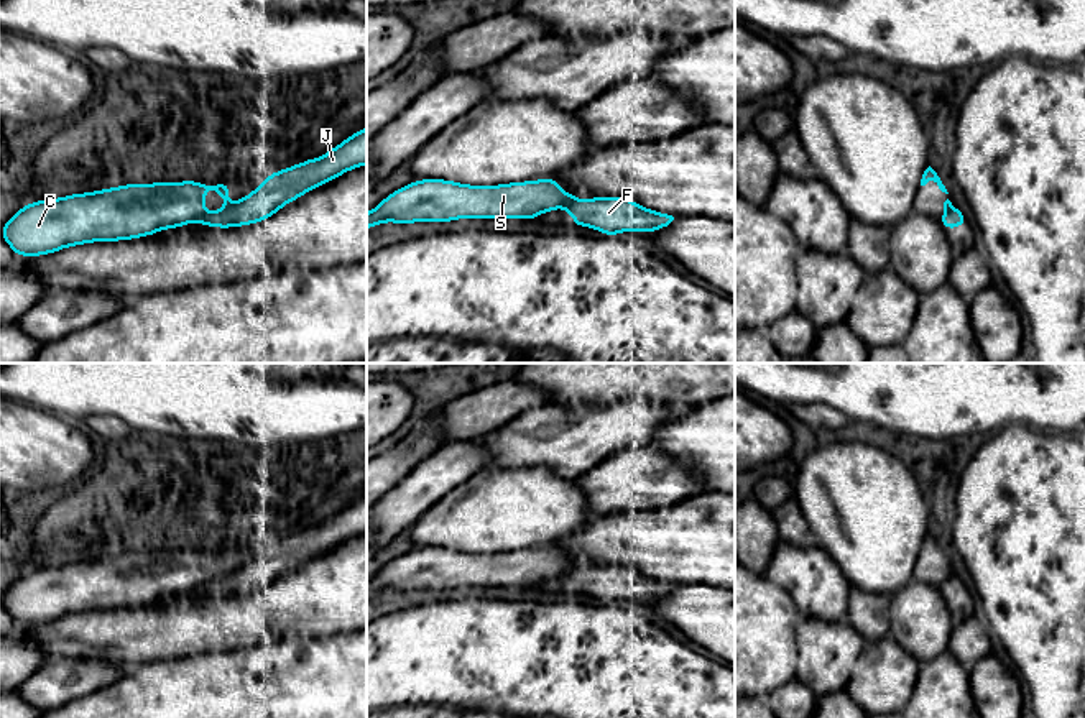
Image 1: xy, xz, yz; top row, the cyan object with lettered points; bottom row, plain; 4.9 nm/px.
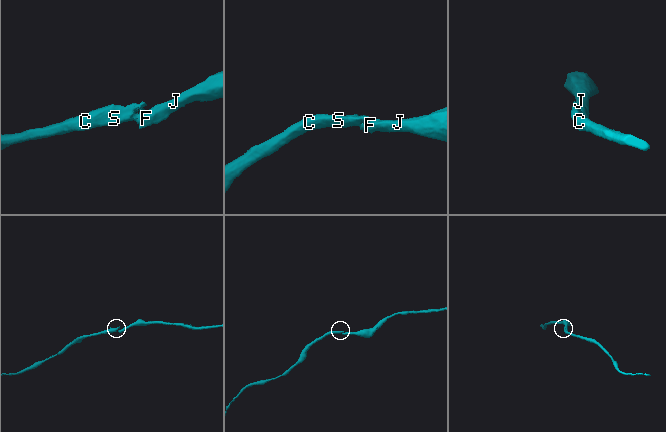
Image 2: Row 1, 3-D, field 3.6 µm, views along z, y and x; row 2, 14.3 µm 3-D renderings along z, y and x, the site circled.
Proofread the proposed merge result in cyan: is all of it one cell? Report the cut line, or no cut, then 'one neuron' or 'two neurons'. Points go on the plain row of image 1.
cut in xz along (576, 567), (566, 574); two neurons

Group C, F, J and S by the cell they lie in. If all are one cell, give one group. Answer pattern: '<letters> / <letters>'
C S / F J

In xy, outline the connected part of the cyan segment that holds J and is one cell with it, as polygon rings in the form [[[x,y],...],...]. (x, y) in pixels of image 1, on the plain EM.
[[[367,495],[344,508],[321,526],[275,539],[247,565],[197,588],[204,595],[243,595],[265,590],[288,570],[330,550],[345,539],[367,532]]]

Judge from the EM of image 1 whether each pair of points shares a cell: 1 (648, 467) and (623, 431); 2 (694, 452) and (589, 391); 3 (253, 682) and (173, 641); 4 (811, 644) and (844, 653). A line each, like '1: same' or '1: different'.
1: different
2: different
3: different
4: same

